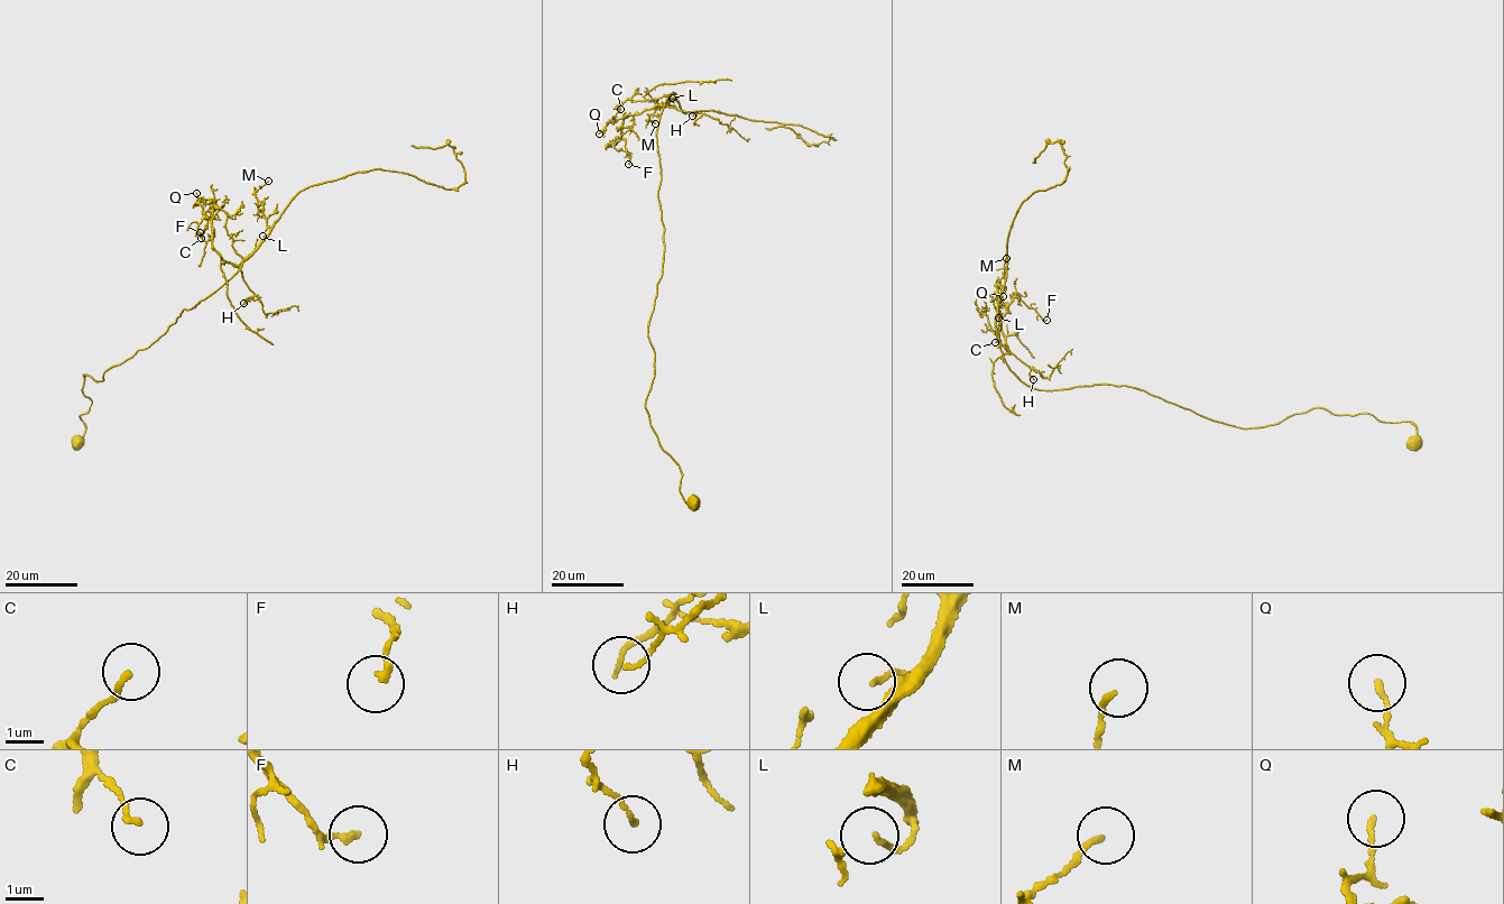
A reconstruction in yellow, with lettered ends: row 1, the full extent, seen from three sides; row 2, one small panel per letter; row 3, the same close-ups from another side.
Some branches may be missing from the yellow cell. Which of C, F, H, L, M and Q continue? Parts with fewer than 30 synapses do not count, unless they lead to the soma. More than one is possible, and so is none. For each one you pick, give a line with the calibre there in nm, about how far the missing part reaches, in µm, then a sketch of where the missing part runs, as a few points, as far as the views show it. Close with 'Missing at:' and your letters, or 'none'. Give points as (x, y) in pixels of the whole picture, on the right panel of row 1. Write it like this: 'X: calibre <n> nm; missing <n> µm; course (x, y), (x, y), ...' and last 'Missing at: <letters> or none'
Missing at: none

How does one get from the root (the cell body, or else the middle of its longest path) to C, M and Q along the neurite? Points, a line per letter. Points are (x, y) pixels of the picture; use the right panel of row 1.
C: (1413, 442), (1412, 424), (1367, 413), (1243, 429), (1126, 386), (1034, 389), (1006, 363), (1000, 319), (995, 342)
M: (1413, 442), (1412, 424), (1367, 413), (1315, 407), (1243, 429), (1126, 386), (1029, 387), (995, 325), (1006, 258)
Q: (1413, 442), (1412, 424), (1367, 413), (1315, 407), (1243, 429), (1126, 386), (1034, 389), (1002, 352), (1003, 296)

